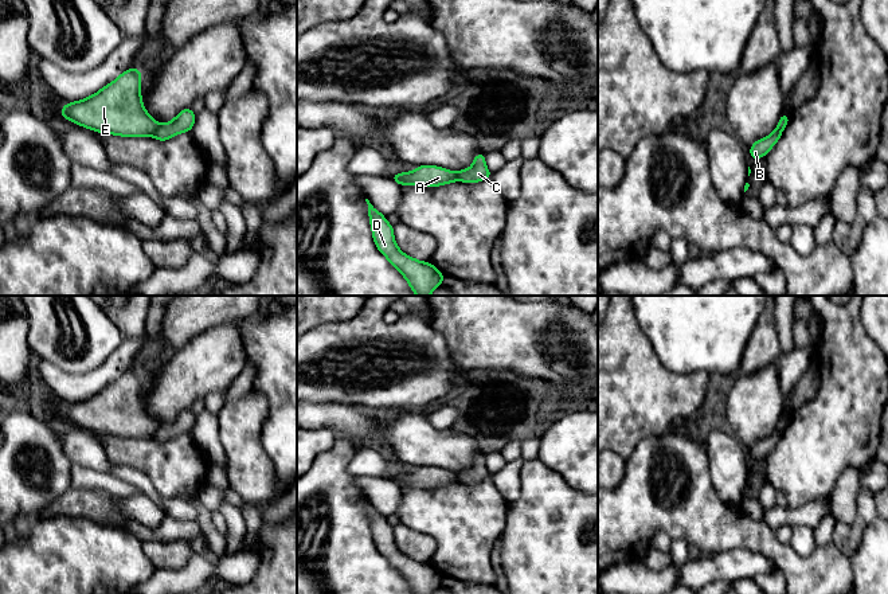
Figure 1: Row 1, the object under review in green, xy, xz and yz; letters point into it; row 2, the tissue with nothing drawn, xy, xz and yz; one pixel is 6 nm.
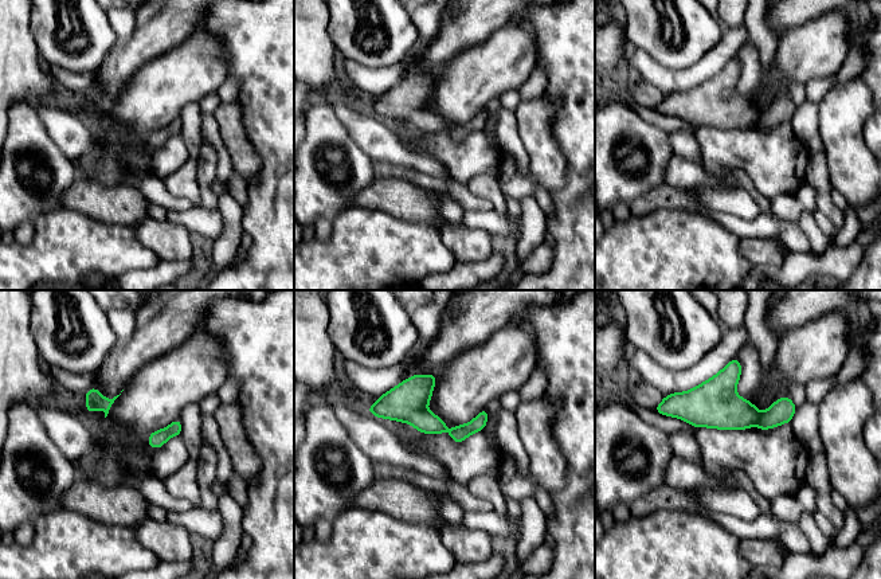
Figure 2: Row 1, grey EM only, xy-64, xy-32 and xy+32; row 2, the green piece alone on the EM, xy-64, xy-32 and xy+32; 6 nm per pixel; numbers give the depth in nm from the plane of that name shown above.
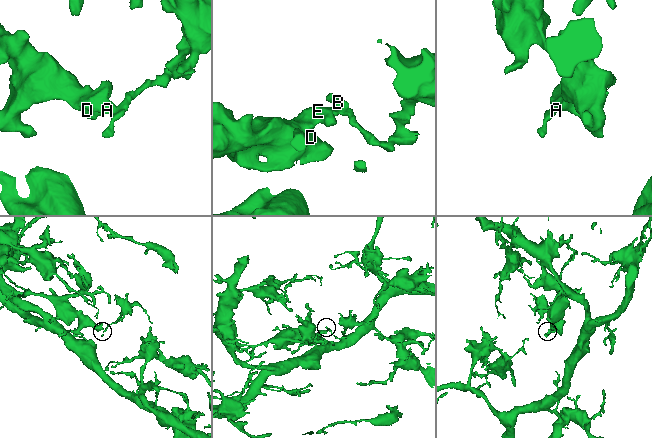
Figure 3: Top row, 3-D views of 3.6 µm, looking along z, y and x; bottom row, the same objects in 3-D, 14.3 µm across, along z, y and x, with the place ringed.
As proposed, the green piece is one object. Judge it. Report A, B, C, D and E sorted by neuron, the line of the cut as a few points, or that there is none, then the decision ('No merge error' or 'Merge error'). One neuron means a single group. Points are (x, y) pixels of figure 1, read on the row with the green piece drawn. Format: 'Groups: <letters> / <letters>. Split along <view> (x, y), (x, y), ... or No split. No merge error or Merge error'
Groups: A D E / B C. Split along xy (159, 124), (152, 135). Merge error

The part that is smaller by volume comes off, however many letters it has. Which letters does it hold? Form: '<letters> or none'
B, C

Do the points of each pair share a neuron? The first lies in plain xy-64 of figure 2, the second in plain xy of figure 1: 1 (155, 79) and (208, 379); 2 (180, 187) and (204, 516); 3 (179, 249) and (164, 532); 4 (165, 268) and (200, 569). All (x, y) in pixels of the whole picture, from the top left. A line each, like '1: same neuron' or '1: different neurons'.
1: same neuron
2: same neuron
3: different neurons
4: same neuron

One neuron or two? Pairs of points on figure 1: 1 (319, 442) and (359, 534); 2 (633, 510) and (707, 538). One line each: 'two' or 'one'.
1: two
2: one

